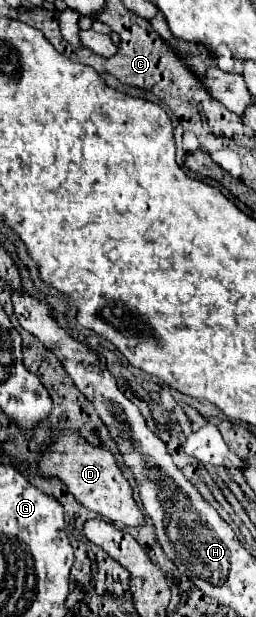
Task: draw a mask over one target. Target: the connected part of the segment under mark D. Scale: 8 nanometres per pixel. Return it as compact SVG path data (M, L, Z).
M59 431L55 443L45 453L39 467L45 475L59 477L83 507L103 515L107 521L115 523L117 527L143 525L145 517L139 511L139 507L135 505L131 487L129 487L127 479L121 475L121 471L117 469L113 455L105 449L91 447L83 437L79 437L79 433Z

